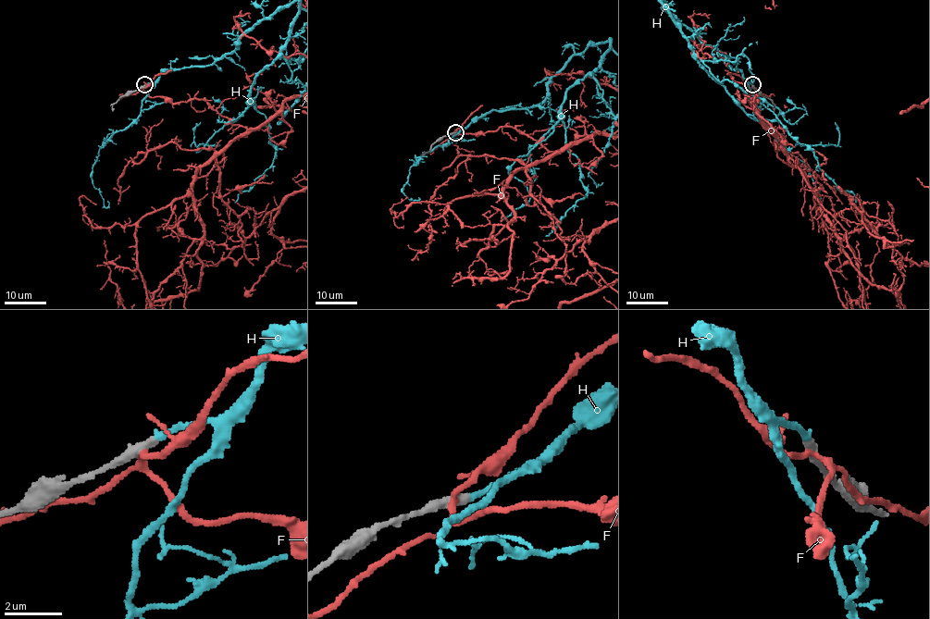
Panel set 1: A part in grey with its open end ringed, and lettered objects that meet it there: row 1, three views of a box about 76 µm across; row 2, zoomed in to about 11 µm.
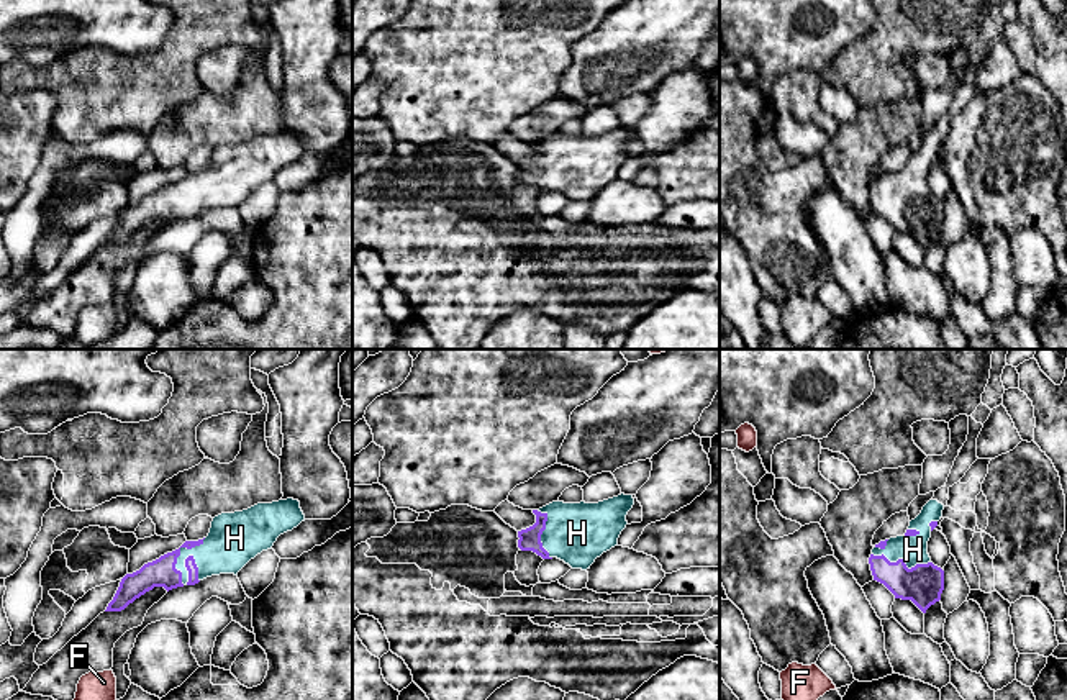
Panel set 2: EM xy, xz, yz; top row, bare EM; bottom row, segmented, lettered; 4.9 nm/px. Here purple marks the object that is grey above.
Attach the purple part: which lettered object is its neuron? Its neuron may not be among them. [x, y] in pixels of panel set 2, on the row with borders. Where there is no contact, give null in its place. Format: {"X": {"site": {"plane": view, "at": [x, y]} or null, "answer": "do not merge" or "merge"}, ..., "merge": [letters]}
{"F": {"site": null, "answer": "do not merge"}, "H": {"site": {"plane": "xy", "at": [179, 554]}, "answer": "merge"}, "merge": ["H"]}

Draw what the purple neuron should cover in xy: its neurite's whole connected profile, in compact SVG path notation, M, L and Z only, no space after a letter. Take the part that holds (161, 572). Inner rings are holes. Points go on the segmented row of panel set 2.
M293 498L257 503L247 510L213 518L207 538L185 541L179 549L126 574L105 611L121 611L136 598L164 587L167 592L200 580L238 572L277 538L305 521L300 502Z

